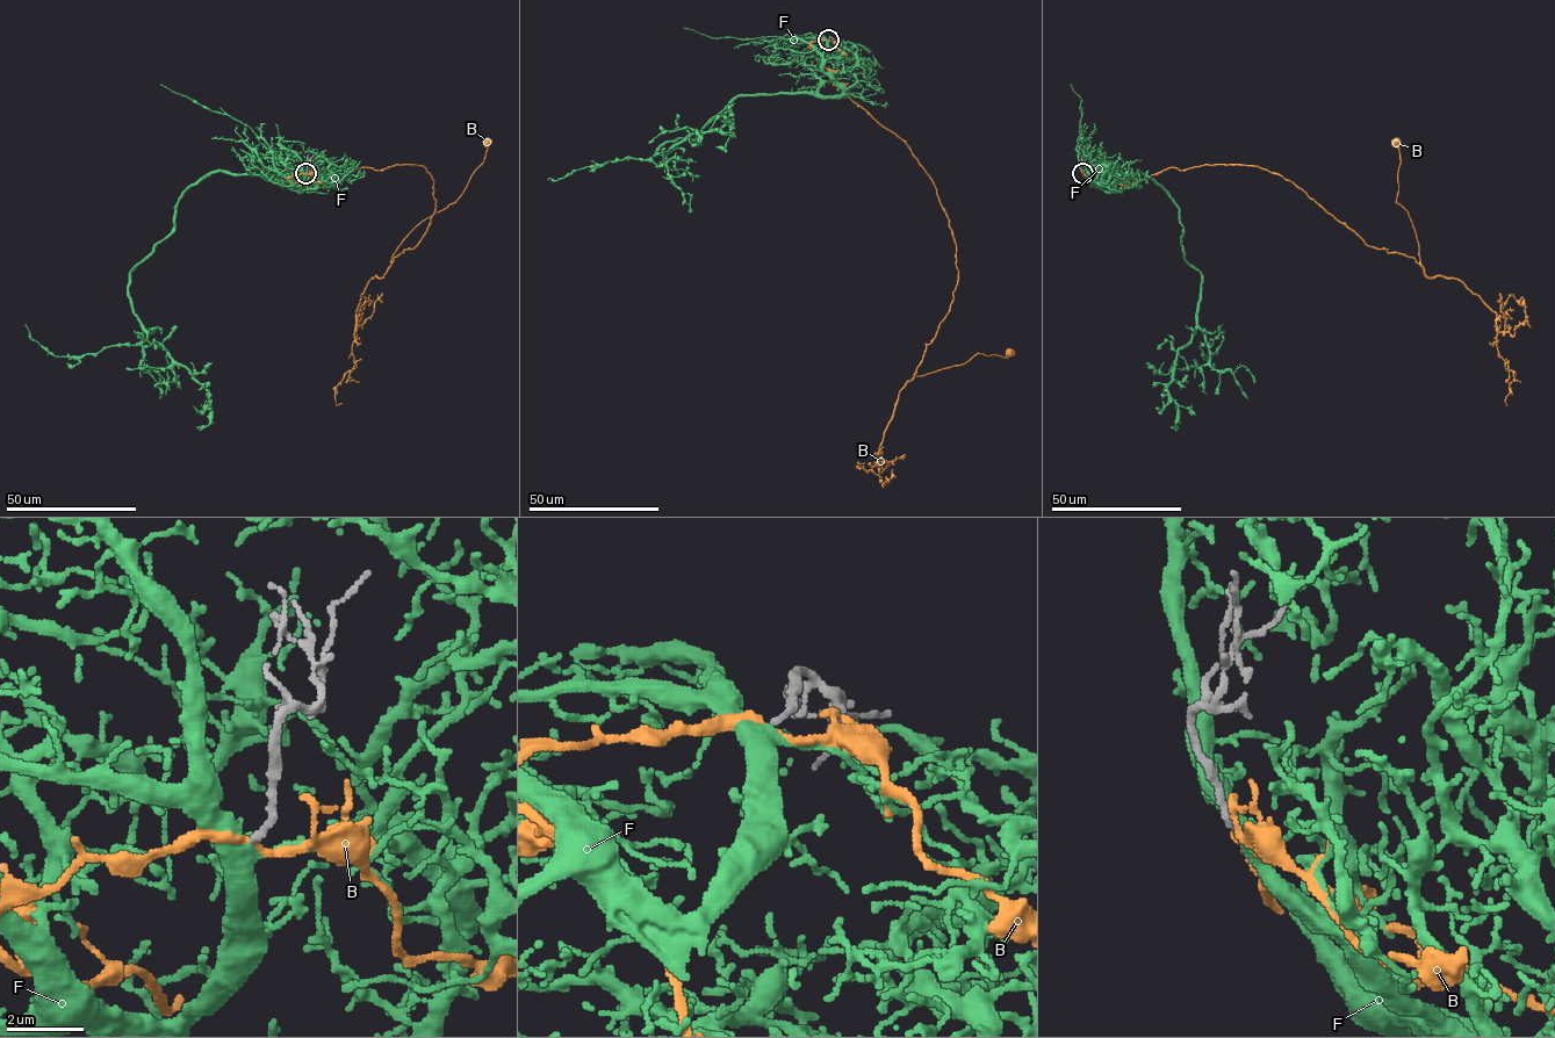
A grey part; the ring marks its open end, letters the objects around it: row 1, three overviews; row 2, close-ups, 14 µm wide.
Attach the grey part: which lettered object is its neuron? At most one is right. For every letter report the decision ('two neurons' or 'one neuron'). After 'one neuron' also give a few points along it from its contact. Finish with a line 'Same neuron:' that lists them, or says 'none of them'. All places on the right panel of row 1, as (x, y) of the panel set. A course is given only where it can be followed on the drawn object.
B: two neurons
F: one neuron; it runs (1082, 174), (1113, 192), (1139, 187), (1138, 171), (1167, 192), (1183, 259), (1201, 275), (1207, 357), (1223, 324)
Same neuron: F

